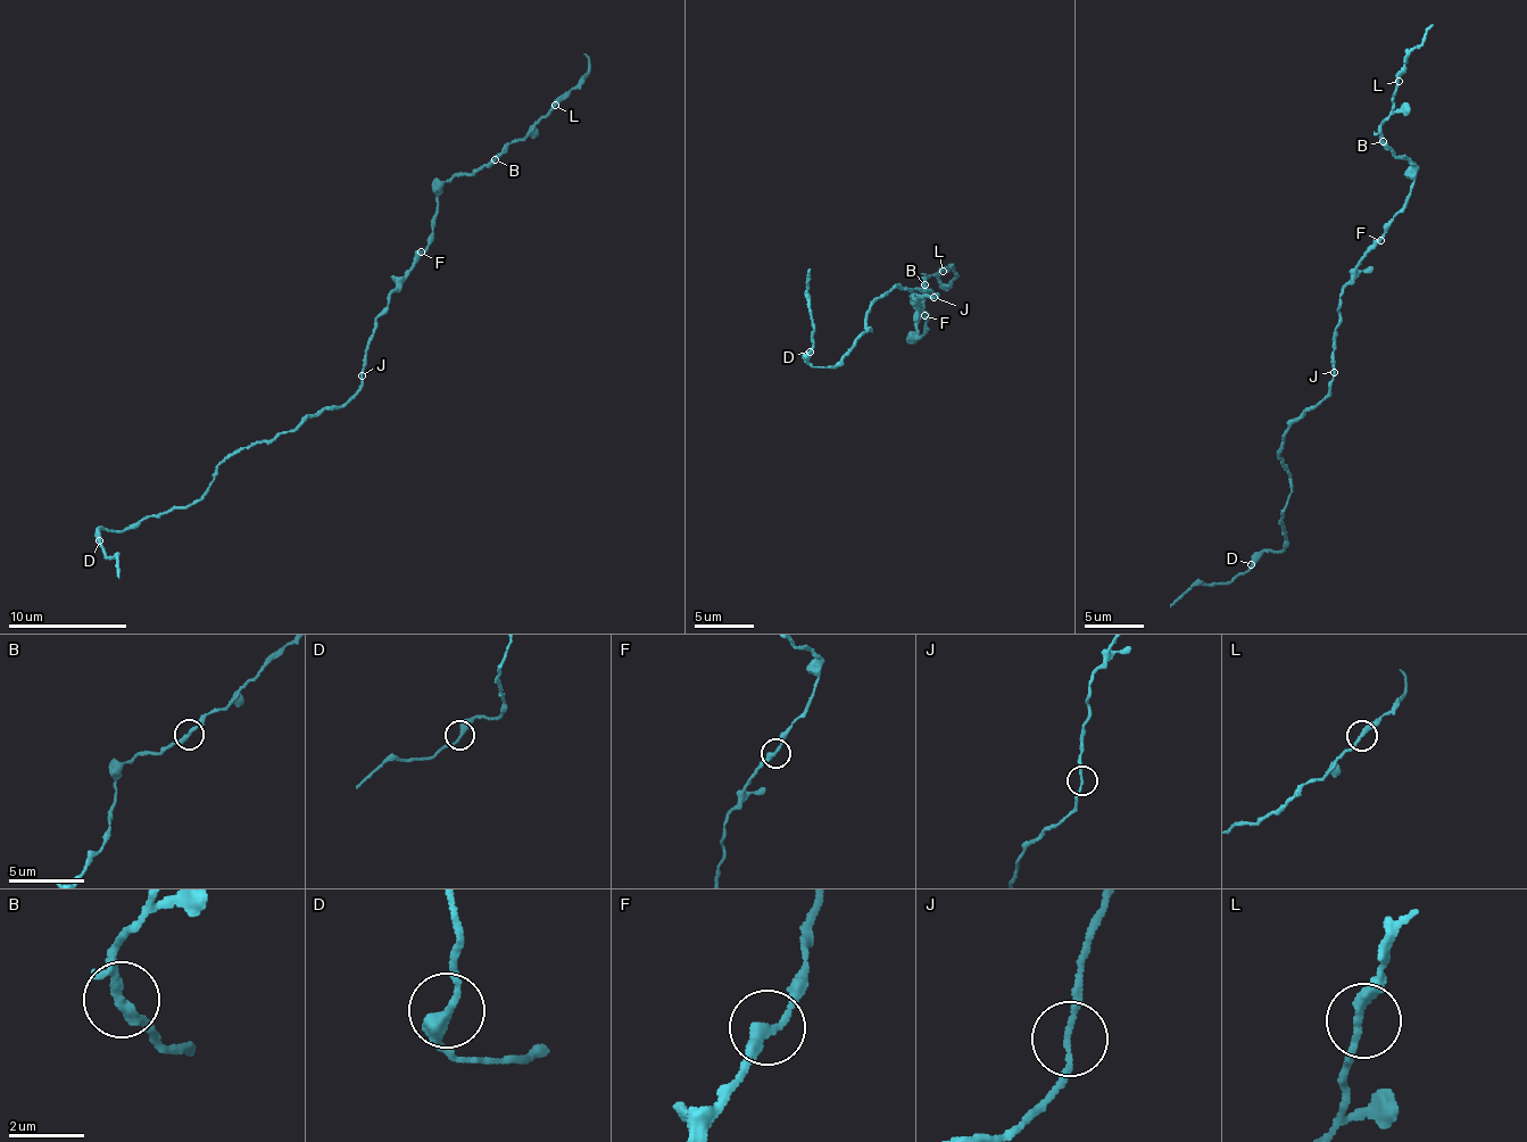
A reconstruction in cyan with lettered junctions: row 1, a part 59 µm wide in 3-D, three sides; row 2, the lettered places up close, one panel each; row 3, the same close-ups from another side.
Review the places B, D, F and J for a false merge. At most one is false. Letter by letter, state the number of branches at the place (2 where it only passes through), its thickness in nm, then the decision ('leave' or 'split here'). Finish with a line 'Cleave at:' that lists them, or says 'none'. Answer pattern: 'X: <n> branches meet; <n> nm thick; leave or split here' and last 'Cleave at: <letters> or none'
B: 3 branches meet; 200 nm thick; leave
D: 2 branches meet; 280 nm thick; leave
F: 2 branches meet; 240 nm thick; leave
J: 2 branches meet; 150 nm thick; leave
Cleave at: none

